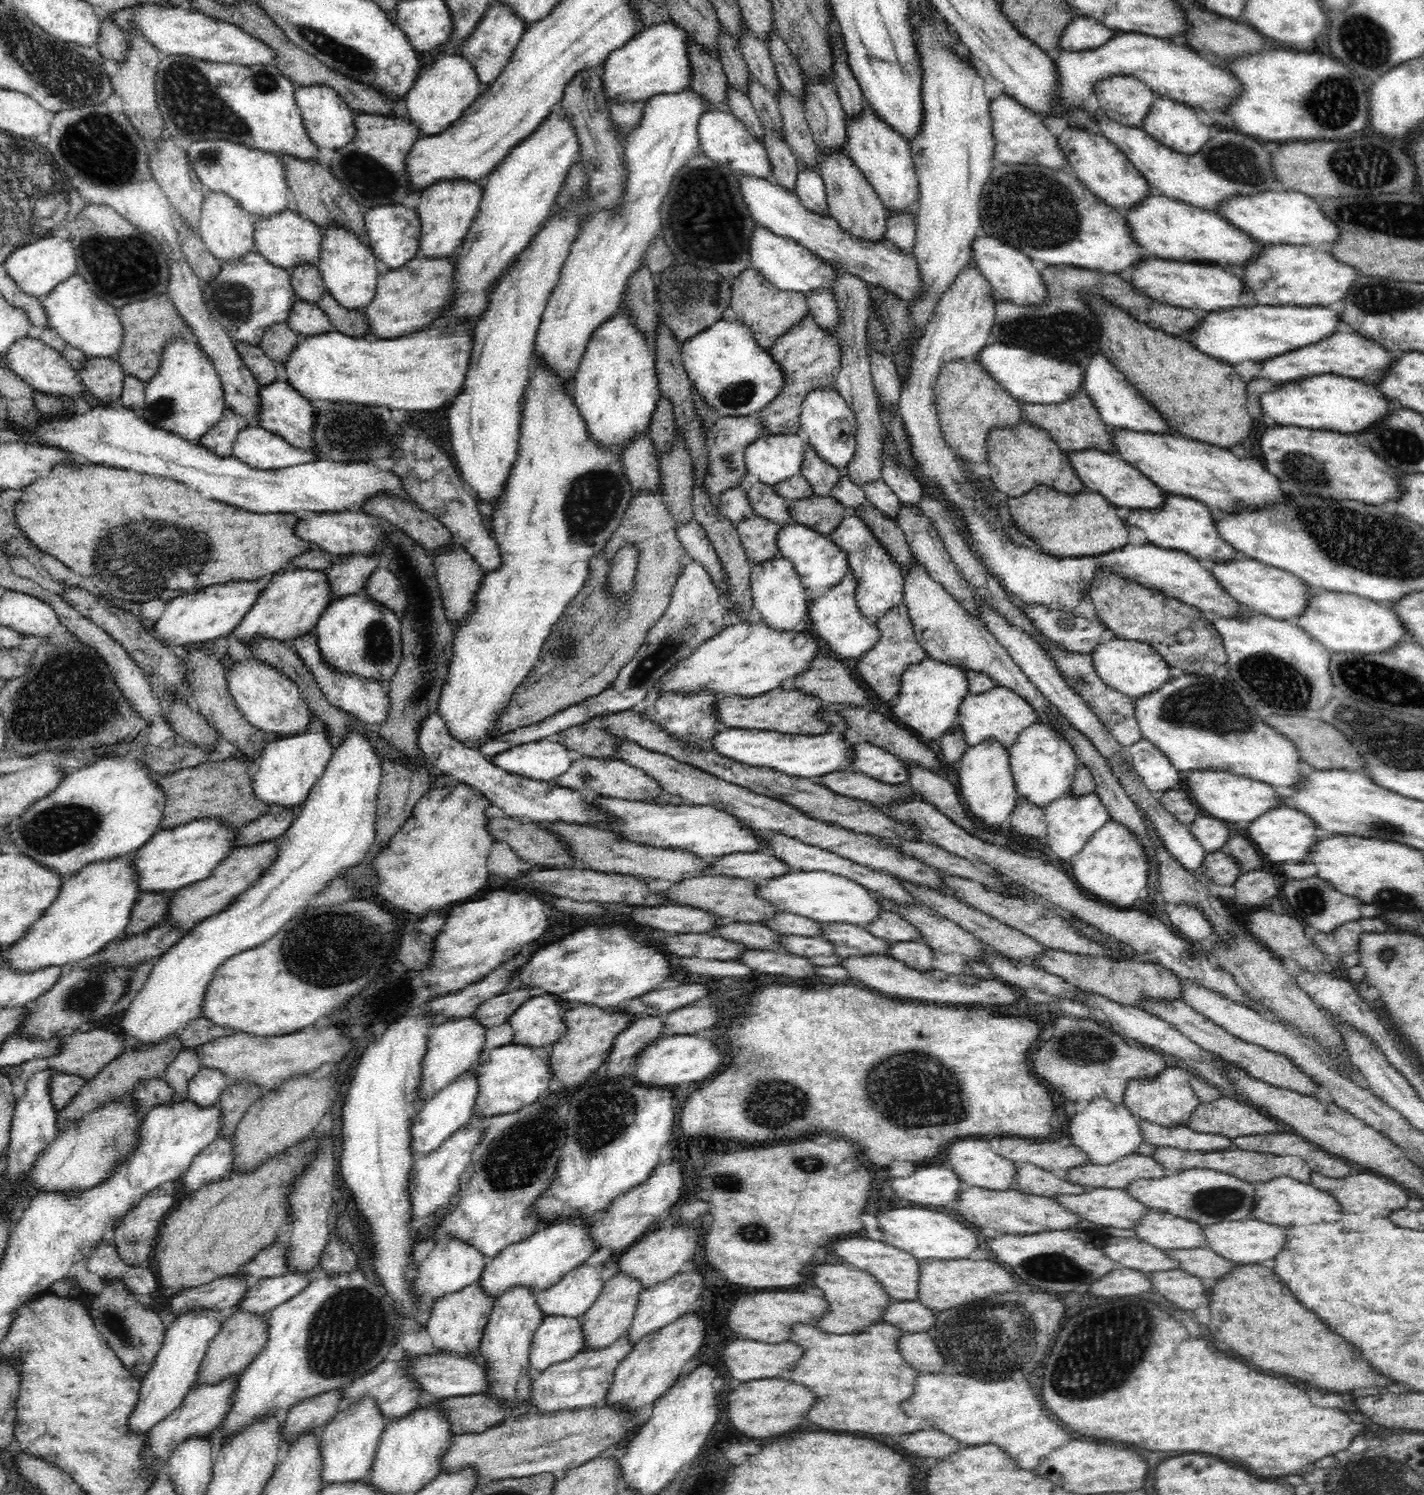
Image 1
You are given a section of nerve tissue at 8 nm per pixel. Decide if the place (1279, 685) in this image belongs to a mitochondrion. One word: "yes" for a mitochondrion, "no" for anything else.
yes

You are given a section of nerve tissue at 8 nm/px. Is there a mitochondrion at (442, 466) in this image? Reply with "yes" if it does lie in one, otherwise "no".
no

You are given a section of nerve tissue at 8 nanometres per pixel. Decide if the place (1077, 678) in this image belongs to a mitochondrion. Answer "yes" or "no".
yes

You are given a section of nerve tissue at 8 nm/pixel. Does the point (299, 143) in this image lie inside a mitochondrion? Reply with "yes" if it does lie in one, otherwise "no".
no

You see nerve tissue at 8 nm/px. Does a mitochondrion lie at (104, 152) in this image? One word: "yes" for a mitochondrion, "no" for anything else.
yes

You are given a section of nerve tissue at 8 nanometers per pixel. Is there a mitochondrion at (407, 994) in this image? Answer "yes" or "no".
yes

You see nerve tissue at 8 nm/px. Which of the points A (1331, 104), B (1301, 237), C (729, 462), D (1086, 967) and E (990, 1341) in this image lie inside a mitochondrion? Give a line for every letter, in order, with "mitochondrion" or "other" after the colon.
A: mitochondrion
B: other
C: mitochondrion
D: other
E: mitochondrion

